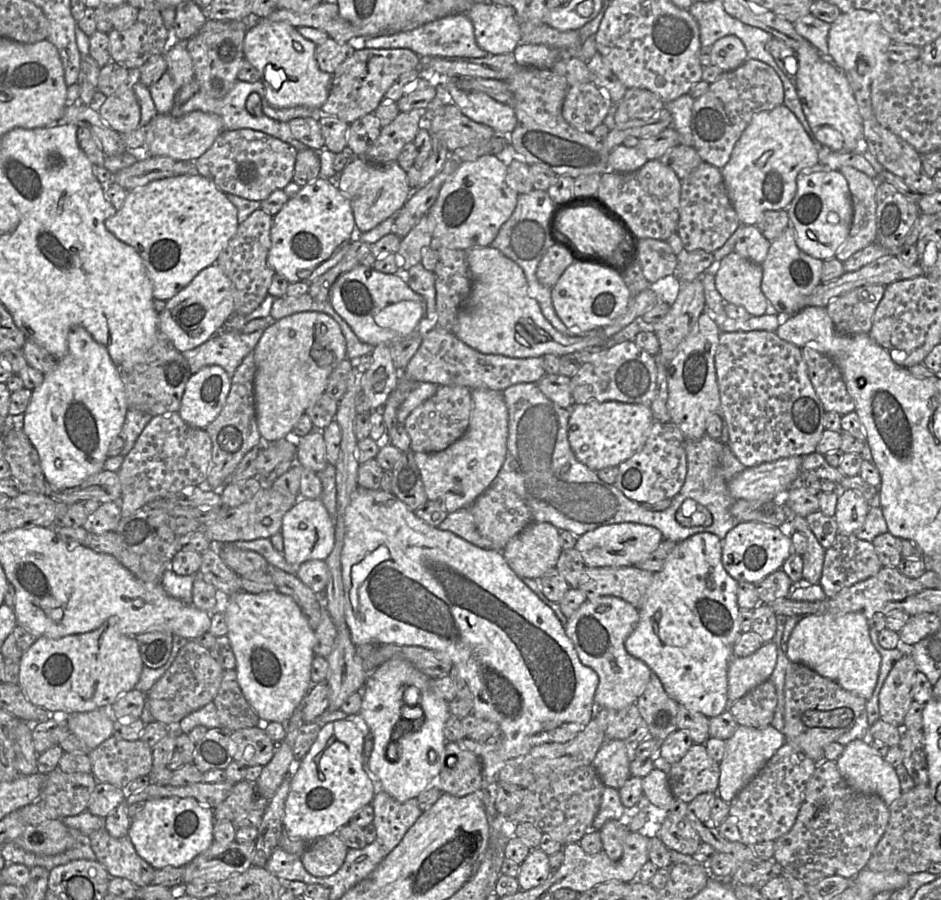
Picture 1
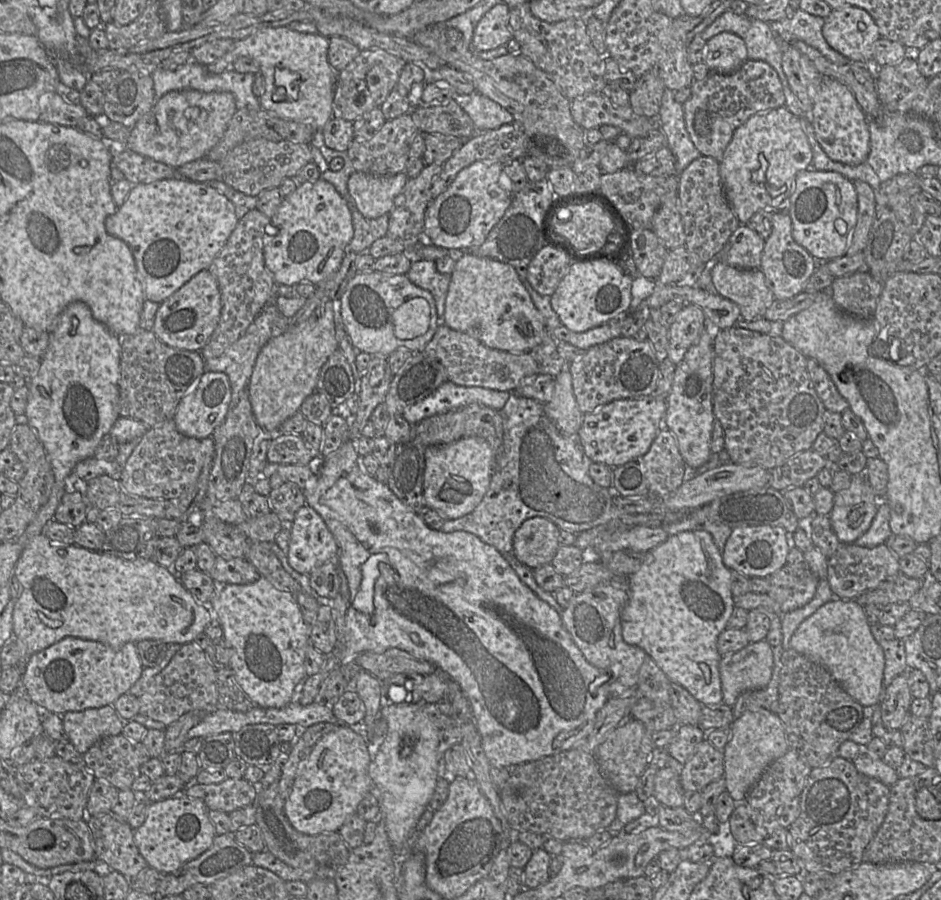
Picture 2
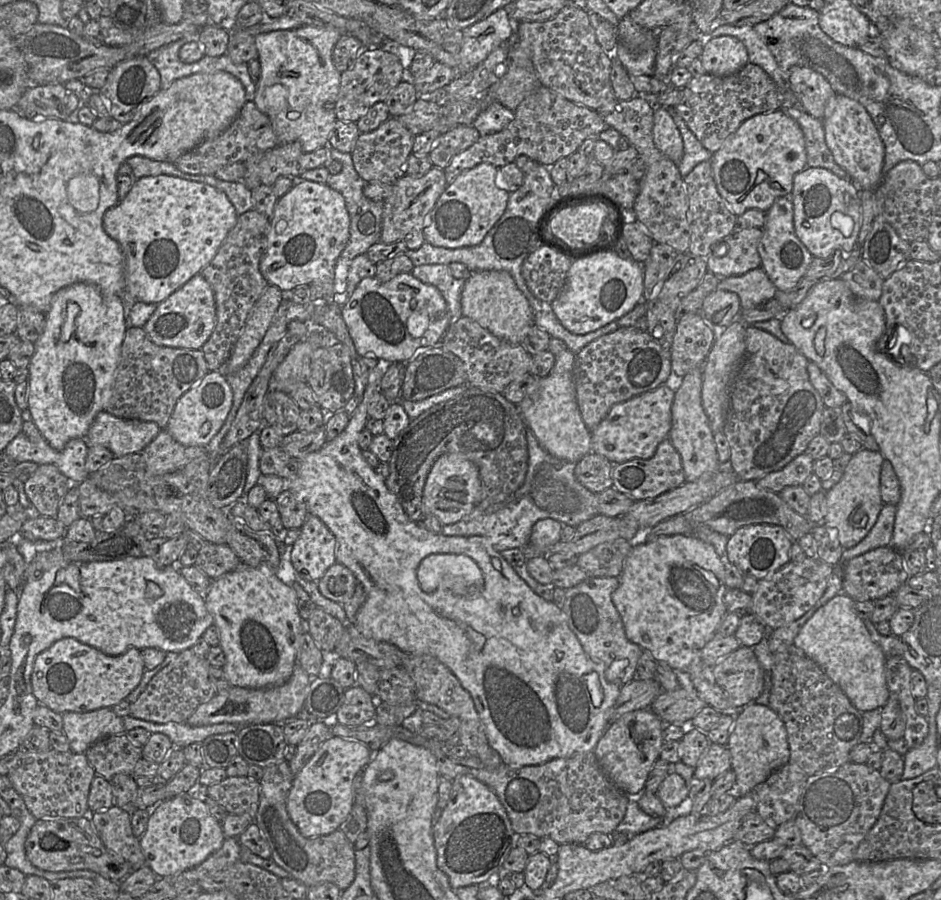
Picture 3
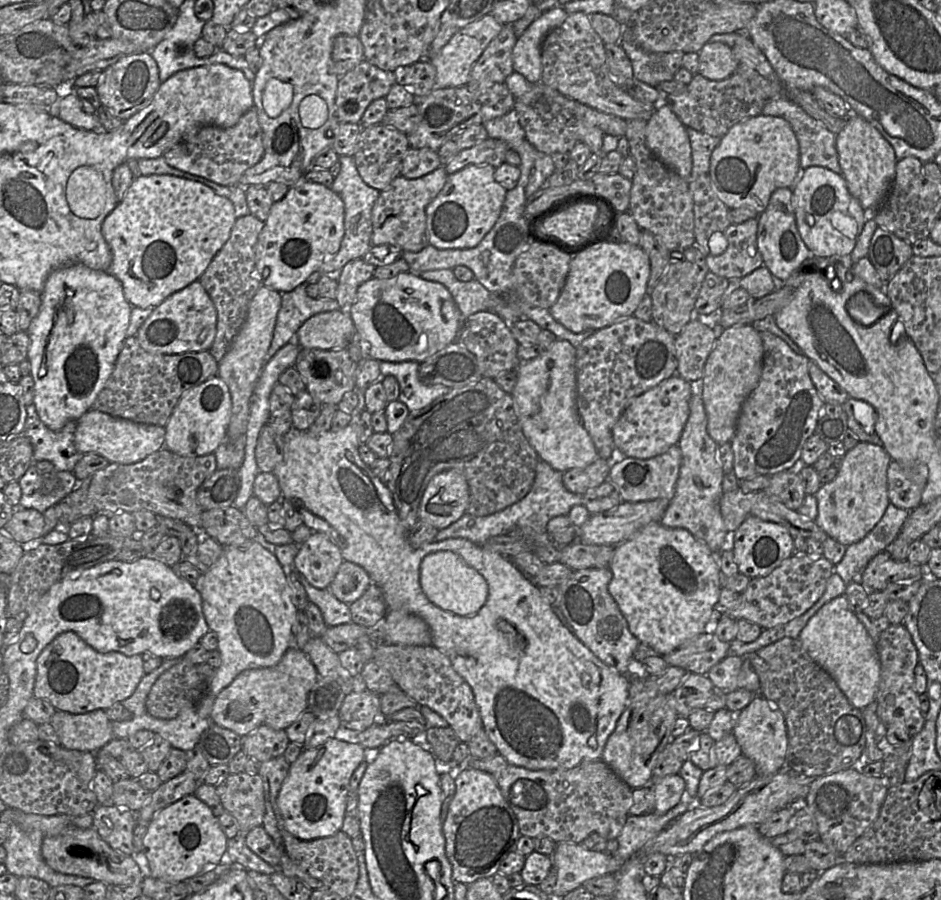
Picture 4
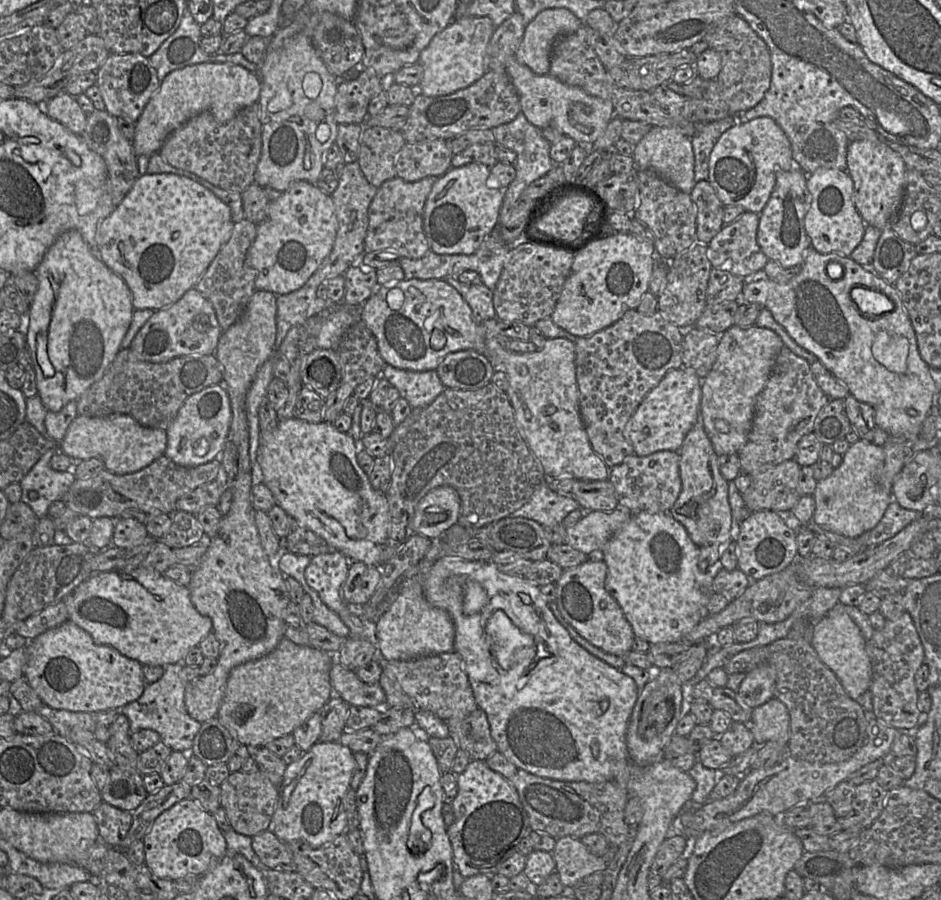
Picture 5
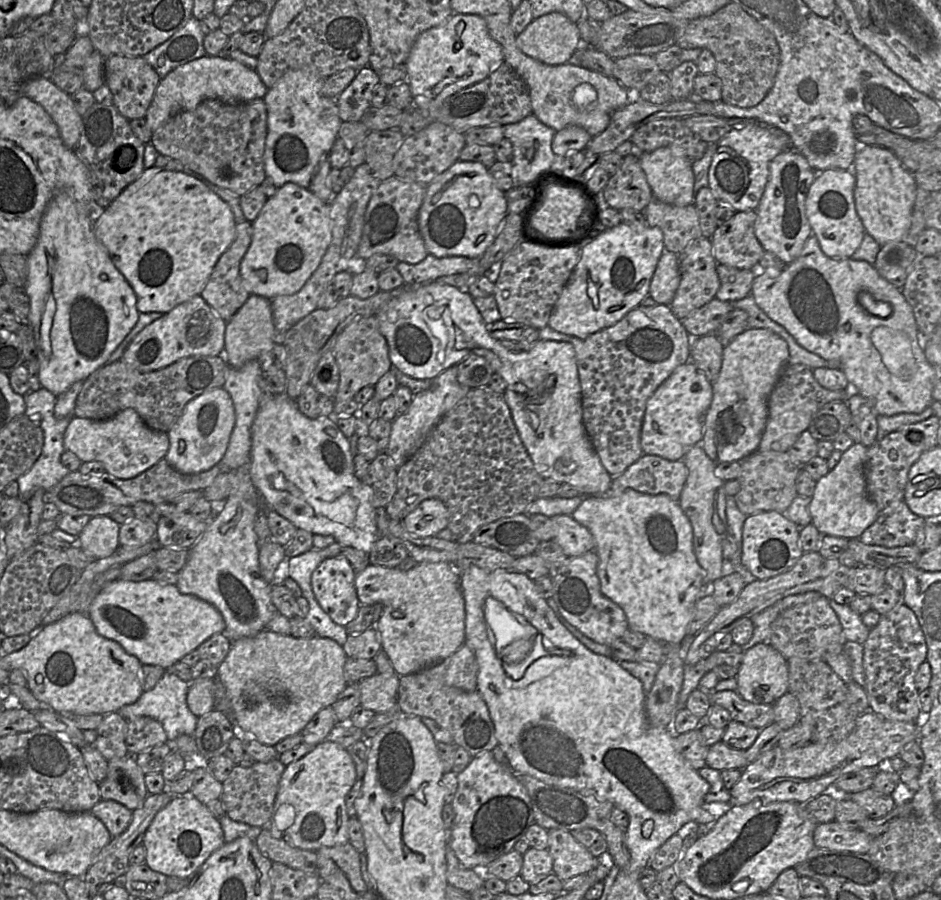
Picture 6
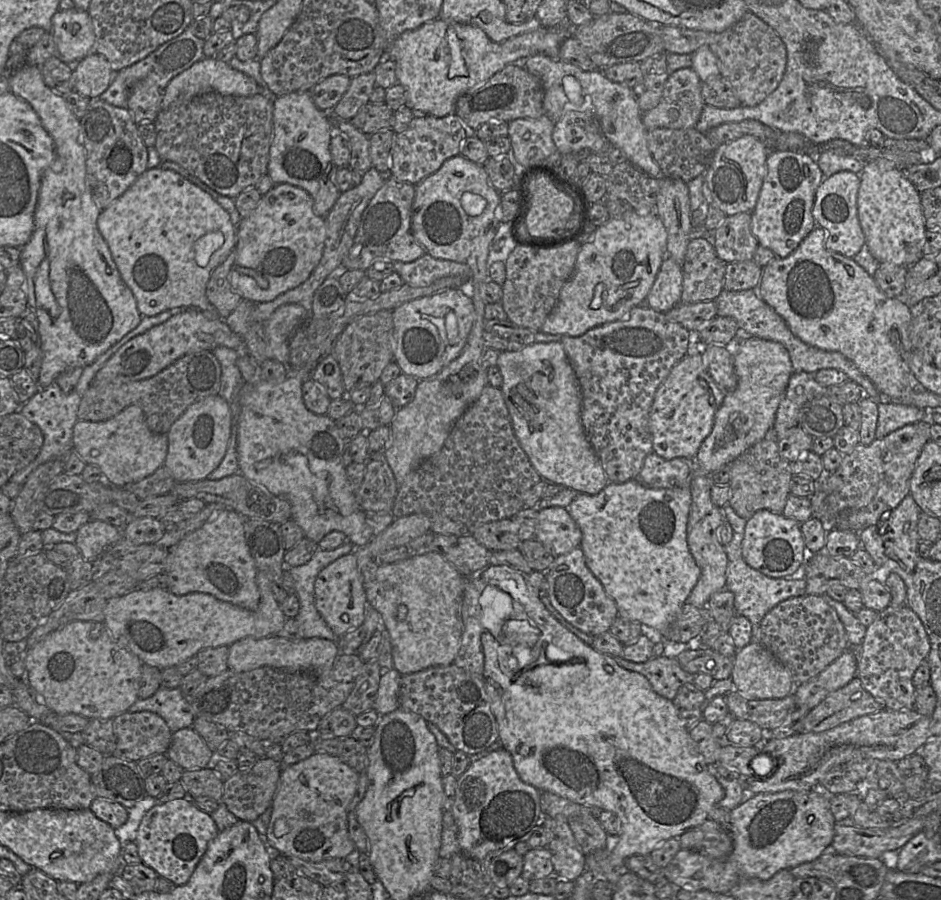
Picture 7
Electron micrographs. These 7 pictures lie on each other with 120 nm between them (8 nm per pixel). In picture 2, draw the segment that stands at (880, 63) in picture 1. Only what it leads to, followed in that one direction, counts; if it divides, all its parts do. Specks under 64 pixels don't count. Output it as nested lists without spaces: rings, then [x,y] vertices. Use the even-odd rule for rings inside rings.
[[[855,6],[832,9],[822,33],[831,48],[851,61],[863,63],[874,61],[874,46],[881,38],[870,14]]]

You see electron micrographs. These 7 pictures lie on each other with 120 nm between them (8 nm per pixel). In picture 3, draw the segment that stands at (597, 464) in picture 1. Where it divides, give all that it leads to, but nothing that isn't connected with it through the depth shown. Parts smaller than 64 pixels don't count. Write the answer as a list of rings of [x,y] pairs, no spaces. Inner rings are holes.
[[[676,383],[662,384],[611,407],[605,418],[591,431],[591,452],[619,464],[632,459],[649,459],[664,439],[668,438],[672,424],[671,407]]]

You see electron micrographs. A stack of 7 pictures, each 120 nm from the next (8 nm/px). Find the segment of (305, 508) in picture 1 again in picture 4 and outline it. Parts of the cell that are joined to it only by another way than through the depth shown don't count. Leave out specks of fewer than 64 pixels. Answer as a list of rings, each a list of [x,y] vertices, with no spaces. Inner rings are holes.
[[[315,531],[299,545],[294,565],[310,585],[328,589],[343,561],[335,542],[327,534]]]

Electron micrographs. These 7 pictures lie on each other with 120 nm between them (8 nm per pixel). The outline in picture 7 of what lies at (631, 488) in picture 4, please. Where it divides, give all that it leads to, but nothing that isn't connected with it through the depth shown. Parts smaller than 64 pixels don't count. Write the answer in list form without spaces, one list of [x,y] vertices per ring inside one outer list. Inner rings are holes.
[[[655,453],[646,456],[637,479],[643,485],[654,489],[672,489],[683,486],[692,478],[692,459],[676,457],[665,460]]]

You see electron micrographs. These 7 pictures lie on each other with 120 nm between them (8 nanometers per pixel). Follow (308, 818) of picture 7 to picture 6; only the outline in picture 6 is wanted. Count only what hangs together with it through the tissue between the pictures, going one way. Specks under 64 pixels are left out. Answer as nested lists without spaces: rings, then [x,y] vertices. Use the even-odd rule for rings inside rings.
[[[326,740],[320,742],[299,760],[286,765],[279,783],[270,821],[262,828],[268,829],[273,837],[305,850],[316,851],[320,847],[333,847],[349,842],[350,817],[346,809],[346,795],[356,780],[356,767],[347,749],[335,742]],[[283,804],[293,807],[295,818],[290,827],[279,830],[274,822],[274,814]]]

